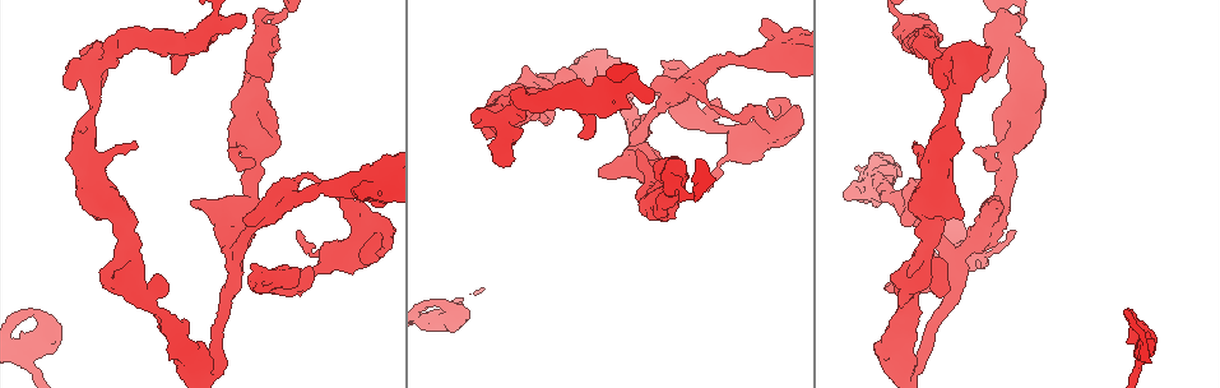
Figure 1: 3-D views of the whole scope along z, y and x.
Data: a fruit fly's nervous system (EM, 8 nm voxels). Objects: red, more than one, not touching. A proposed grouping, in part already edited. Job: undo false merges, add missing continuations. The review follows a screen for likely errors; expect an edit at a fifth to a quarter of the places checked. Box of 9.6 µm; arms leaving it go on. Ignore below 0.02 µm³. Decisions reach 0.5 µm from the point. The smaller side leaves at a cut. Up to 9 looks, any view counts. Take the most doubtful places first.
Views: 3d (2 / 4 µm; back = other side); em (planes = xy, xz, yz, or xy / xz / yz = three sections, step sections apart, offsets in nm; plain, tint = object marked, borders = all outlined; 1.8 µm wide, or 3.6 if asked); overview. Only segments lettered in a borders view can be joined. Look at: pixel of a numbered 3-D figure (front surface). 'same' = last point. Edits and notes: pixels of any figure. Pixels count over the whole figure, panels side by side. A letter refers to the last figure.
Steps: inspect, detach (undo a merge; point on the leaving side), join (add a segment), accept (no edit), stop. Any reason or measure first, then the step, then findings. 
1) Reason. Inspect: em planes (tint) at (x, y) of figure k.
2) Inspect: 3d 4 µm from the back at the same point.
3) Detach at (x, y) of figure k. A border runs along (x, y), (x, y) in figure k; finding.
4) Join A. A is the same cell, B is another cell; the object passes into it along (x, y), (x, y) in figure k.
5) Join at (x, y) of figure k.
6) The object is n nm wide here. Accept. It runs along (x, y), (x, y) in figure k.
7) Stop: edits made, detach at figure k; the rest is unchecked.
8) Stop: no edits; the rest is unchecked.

Calibre changes. Inspect: em planes (tint) at (272, 211) of figure 1.

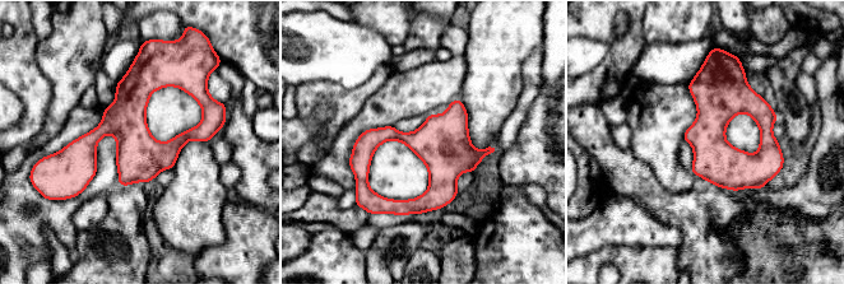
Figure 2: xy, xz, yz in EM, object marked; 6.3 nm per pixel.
Inspect: em planes (borders) at the same point.

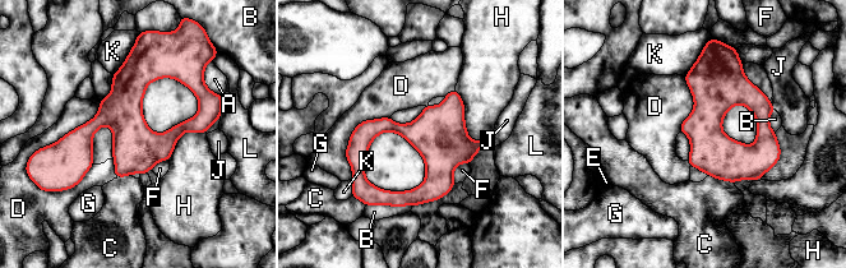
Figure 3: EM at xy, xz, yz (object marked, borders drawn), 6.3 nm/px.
The object is 280 nm wide here. Accept. A, B, C, D, E, F, G, H, J, K and L are other cells; a border runs along (140, 101), (175, 78), (199, 109) in figure 3; one neuron here.

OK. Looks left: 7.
Thin arm on a thick one. Inspect: em yz step 8 (borders) at (435, 318) of figure 1.

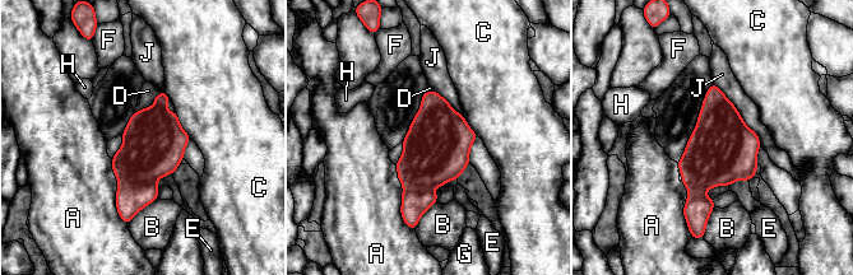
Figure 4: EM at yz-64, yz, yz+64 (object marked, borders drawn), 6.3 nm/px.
Inspect: em planes (borders) at the same point.

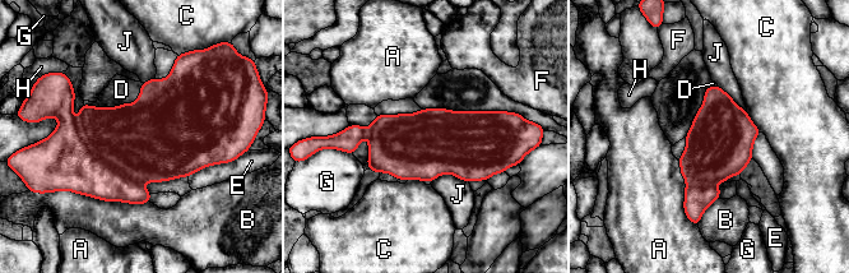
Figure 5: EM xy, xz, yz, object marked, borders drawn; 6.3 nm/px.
Join D. D is the same cell, A, B, C, E, F, G, H and J are other cells; the object passes into it along (129, 144), (119, 106), (121, 89) in figure 5; the neuron continues.

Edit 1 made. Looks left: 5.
A narrow waist. Inspect: em planes (borders) at (132, 253) of figure 1.

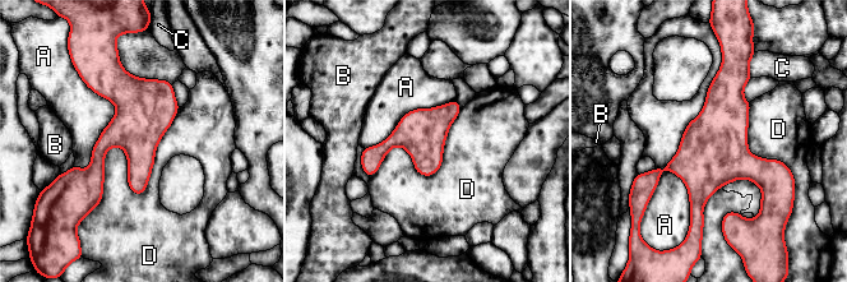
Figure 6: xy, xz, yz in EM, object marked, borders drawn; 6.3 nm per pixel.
The object is 300 nm wide here; the longest contact is with A, 1100 nm. Accept. A, B, C and D are other cells; continuous, no second neuron.

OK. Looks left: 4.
Inspect: overview.

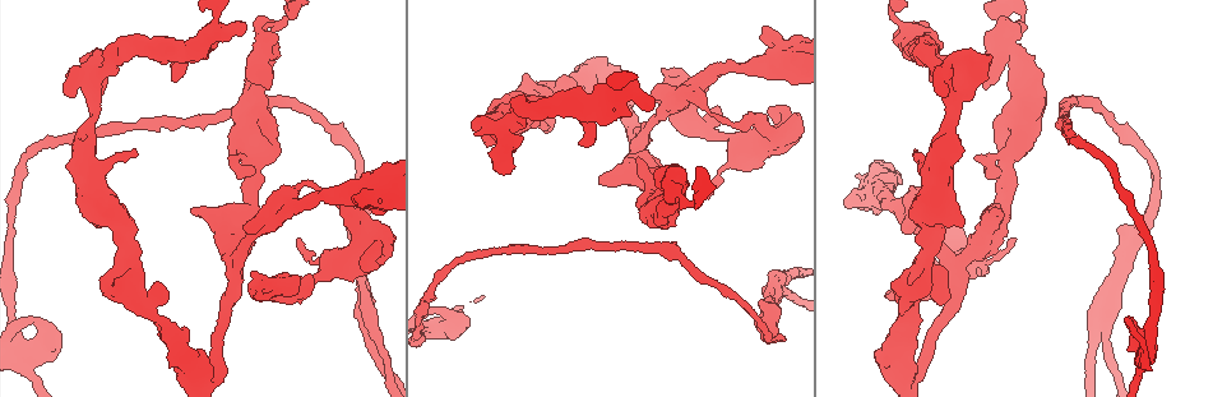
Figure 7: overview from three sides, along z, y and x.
Side arm on a straight run. Inspect: em planes (borders) at (365, 318) of figure 7.

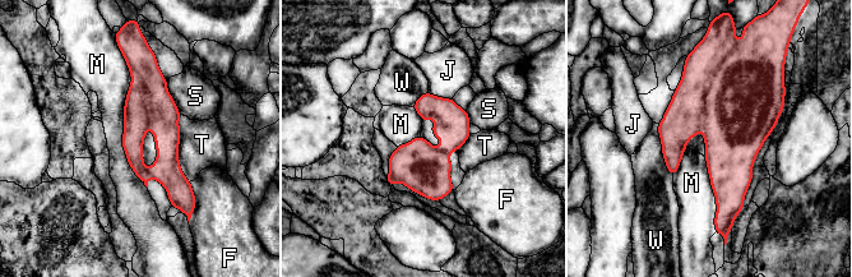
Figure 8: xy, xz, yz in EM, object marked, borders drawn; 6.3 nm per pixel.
Accept. F, J, M, S, T and W are other cells; it runs along (132, 65), (165, 123), (181, 204) in figure 8; continuous, no second neuron.

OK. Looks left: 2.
Stop: edits made, join at figure 5; the rest is unchecked.

